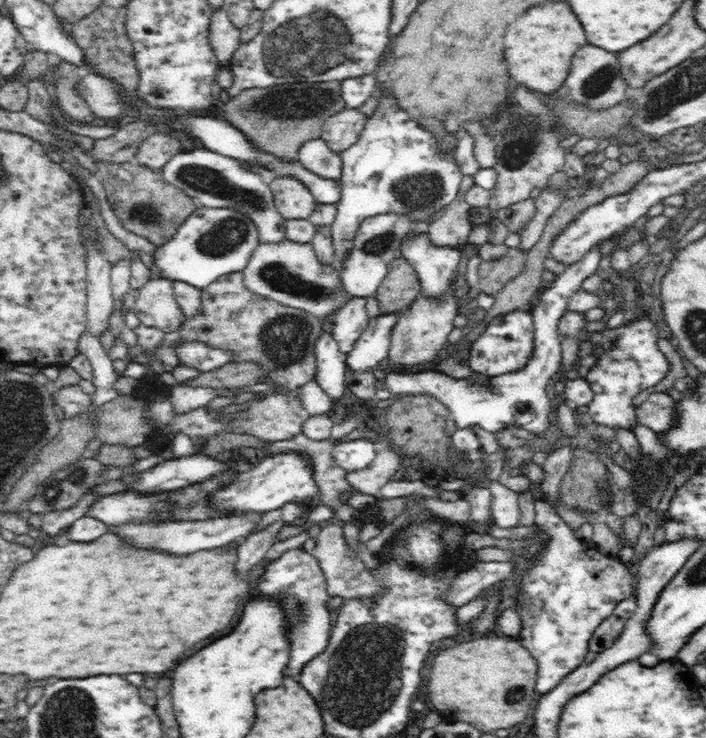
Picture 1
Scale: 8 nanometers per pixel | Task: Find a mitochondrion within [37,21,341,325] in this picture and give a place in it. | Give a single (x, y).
(304, 103)

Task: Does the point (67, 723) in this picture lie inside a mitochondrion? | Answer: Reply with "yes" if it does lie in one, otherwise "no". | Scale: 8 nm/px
yes

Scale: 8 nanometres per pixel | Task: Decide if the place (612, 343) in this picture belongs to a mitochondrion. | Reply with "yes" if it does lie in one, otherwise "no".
no

